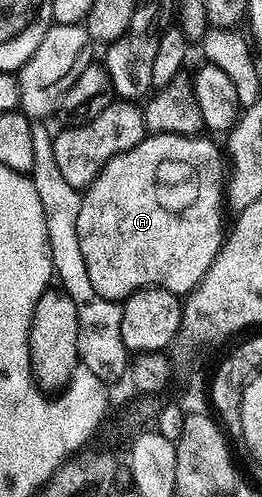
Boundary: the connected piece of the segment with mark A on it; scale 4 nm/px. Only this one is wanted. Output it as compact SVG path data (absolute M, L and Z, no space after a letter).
M147 134L140 145L112 157L85 188L80 217L76 217L76 237L80 237L80 253L84 253L88 278L100 297L125 301L141 287L163 287L185 297L208 273L224 238L224 173L222 177L222 155L217 145L202 138Z

